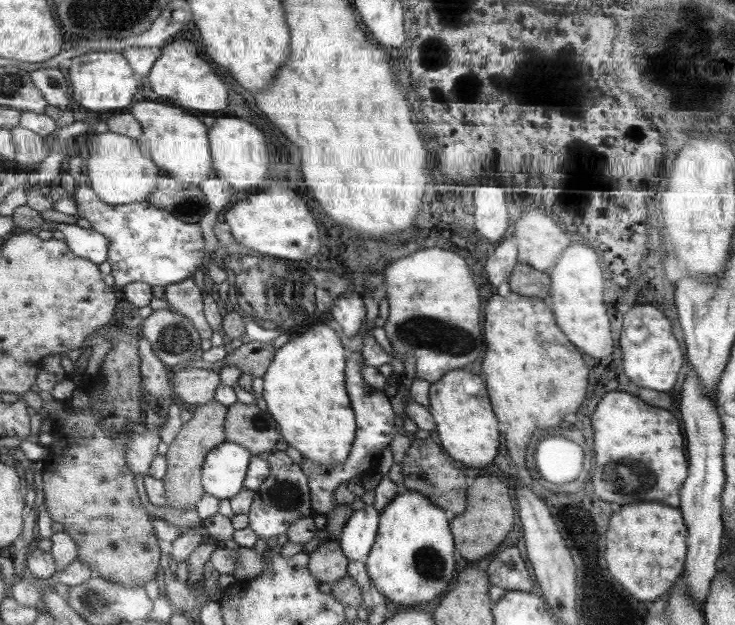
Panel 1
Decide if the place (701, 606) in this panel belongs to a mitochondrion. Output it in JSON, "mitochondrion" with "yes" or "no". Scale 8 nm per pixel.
{"mitochondrion":"no"}

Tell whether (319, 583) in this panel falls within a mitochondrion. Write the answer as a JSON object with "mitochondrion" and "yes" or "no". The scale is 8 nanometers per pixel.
{"mitochondrion":"no"}

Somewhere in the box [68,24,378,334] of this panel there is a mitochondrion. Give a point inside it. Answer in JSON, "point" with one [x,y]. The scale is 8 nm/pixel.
{"point":[266,305]}

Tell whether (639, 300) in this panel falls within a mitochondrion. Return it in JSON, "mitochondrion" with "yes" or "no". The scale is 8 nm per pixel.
{"mitochondrion":"no"}

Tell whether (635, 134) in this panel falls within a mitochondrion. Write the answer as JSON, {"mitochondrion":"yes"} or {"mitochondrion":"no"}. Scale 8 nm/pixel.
{"mitochondrion":"no"}

